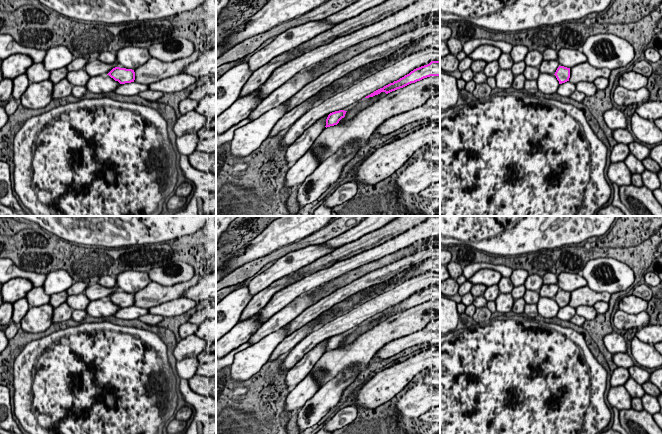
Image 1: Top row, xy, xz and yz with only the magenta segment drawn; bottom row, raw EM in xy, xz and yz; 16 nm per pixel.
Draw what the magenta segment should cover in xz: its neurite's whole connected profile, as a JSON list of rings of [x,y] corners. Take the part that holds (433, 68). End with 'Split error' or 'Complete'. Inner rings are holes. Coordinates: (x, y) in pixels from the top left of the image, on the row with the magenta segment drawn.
[[[431,61],[427,65],[416,68],[399,80],[394,81],[393,83],[390,83],[383,88],[374,91],[365,98],[373,97],[380,94],[381,92],[385,92],[386,94],[388,94],[392,91],[403,88],[411,83],[415,83],[430,76],[440,76],[440,61]]]. Complete

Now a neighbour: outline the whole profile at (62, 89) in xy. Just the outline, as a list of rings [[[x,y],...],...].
[[[66,78],[54,84],[52,94],[53,99],[65,98],[71,95],[72,87],[73,85]]]

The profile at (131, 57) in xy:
[[[125,47],[116,52],[116,62],[126,69],[135,70],[152,58],[147,48]]]

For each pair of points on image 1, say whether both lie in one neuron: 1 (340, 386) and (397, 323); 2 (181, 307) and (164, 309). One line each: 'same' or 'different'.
1: different
2: same

